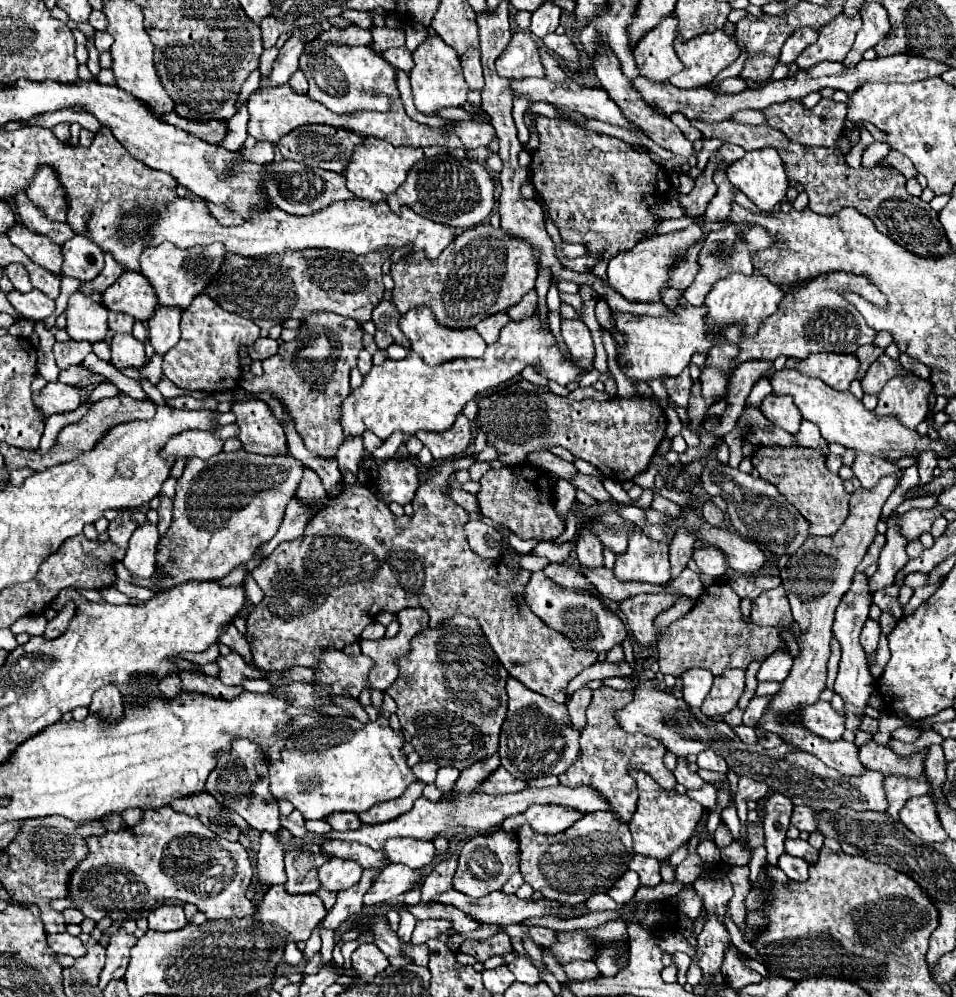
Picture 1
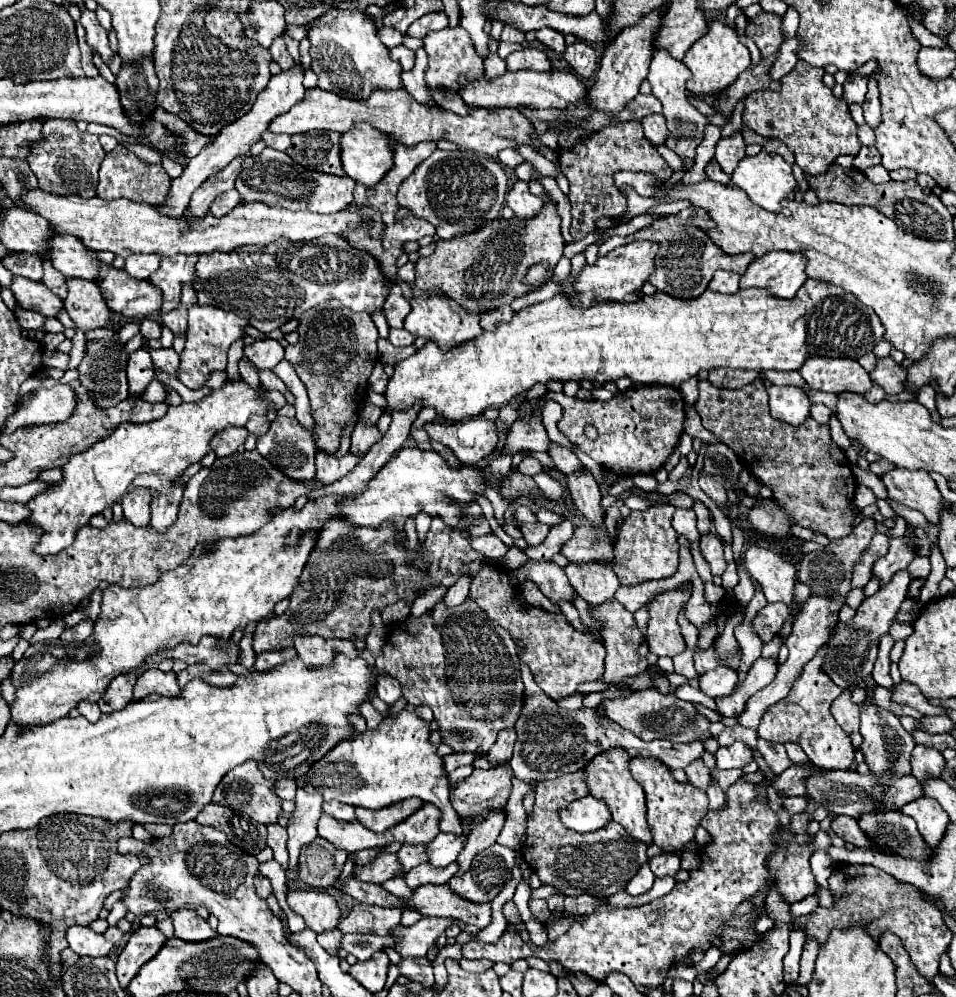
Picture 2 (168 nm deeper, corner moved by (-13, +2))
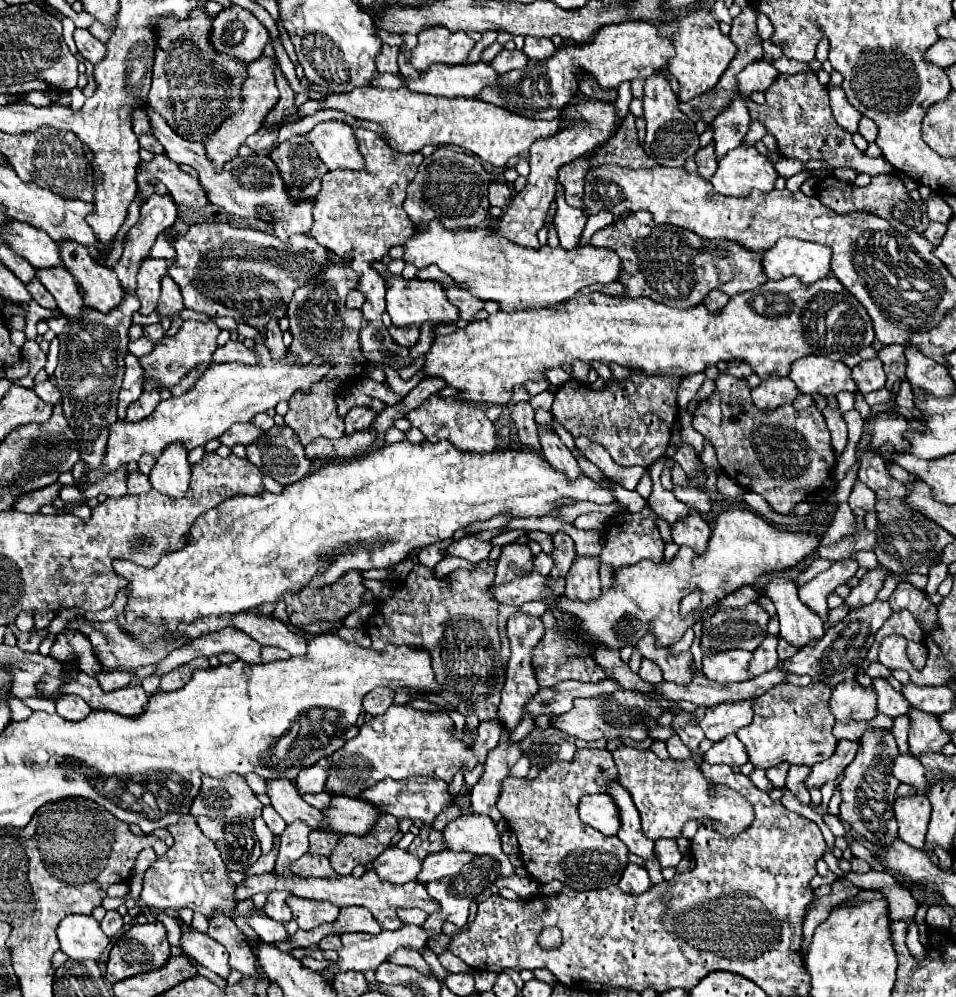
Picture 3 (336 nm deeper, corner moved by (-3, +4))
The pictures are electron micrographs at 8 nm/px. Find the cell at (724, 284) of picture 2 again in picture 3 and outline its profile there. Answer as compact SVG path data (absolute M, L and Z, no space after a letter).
M712 291L712 295L708 295L708 301L704 301L704 305L708 307L710 313L718 313L718 311L722 311L726 307L728 299L730 297L724 295L722 291Z

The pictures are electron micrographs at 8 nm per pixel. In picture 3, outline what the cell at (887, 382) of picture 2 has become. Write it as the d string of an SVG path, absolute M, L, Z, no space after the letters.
M880 359L863 360L860 365L852 371L852 377L860 393L867 394L885 387L886 375Z

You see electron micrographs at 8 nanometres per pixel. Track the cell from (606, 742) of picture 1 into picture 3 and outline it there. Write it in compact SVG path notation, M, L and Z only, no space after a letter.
M612 781L608 785L608 793L612 795L612 799L616 801L618 809L620 809L620 819L622 819L622 827L618 831L618 837L626 843L628 851L642 857L646 861L646 871L650 875L650 881L652 885L658 885L664 881L662 877L662 869L660 869L660 863L656 861L656 855L654 855L654 841L648 839L642 831L642 825L640 825L640 815L638 815L638 809L632 801L632 797L628 795L628 791Z

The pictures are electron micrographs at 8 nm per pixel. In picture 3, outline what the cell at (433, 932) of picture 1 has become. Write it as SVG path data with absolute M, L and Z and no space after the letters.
M404 925L400 931L382 931L380 935L364 935L364 933L344 933L340 935L340 941L342 941L342 949L338 951L338 959L326 967L324 975L328 979L332 979L334 975L338 973L344 973L344 971L368 971L368 969L378 969L386 957L400 949L400 947L412 947L412 949L422 949L428 941L428 935L422 927L416 927L416 925Z

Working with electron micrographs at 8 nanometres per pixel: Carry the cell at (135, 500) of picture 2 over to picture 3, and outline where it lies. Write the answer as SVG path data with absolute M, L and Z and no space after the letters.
M140 471L128 473L128 493L130 495L140 495L140 493L146 493L150 489L152 489L152 485L148 481L148 475L144 475Z

